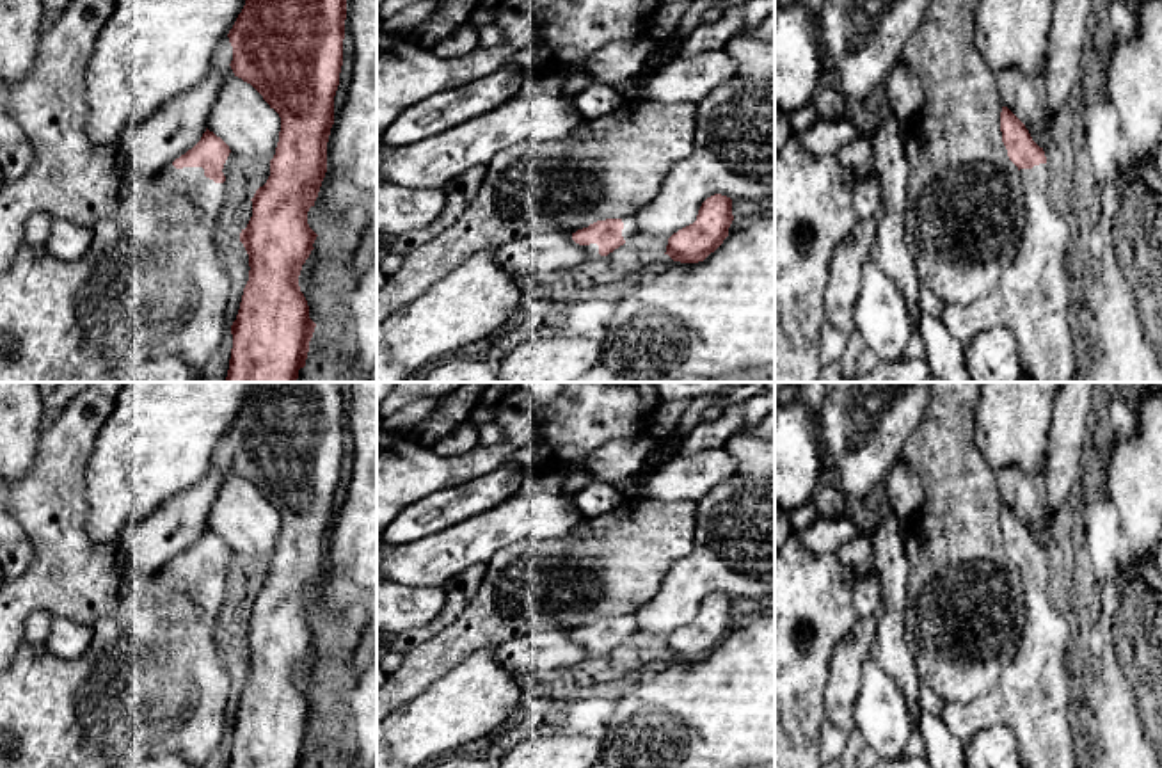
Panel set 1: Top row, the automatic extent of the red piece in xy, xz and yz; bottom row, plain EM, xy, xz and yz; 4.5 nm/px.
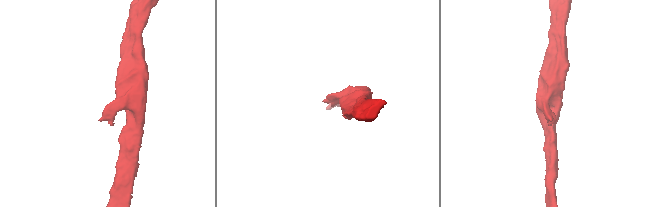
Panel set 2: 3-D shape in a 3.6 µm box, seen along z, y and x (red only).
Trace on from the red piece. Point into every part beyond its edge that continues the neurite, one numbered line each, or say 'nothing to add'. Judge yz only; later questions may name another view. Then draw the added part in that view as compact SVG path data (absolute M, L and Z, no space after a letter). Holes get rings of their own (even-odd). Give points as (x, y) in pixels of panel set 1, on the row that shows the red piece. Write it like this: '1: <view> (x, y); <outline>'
1: yz (1033, 299); M1050 165L1020 169L1027 228L1016 260L1006 268L997 290L972 304L945 304L942 322L967 348L984 331L1000 325L1016 338L1022 361L1034 382L1075 382L1082 366L1077 332L1078 304L1071 299L1070 261L1078 254L1082 228L1066 220L1066 204L1055 196Z

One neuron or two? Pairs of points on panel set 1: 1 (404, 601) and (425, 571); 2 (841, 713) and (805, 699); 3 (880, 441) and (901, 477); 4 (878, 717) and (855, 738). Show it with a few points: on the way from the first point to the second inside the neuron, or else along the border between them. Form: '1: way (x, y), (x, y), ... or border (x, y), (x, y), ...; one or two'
1: border (395, 582), (441, 587); two
2: border (830, 665), (825, 688), (825, 720); two
3: border (899, 459), (882, 484); two
4: border (855, 728), (866, 744); two

